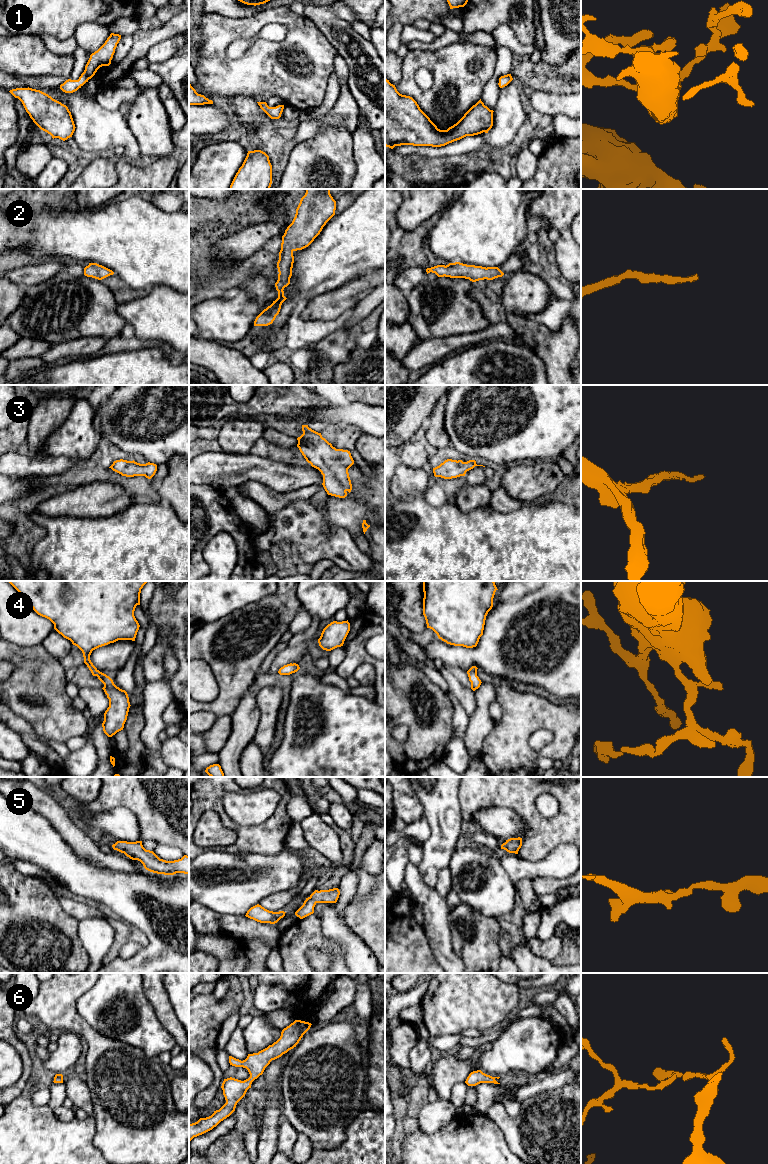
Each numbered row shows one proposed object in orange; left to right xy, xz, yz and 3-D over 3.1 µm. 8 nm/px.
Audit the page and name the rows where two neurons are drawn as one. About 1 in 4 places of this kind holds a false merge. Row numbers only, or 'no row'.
no row

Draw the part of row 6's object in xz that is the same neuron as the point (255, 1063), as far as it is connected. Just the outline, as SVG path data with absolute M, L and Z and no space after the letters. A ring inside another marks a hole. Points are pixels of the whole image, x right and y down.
M295 1020L282 1030L281 1036L276 1042L258 1053L248 1054L243 1061L229 1056L230 1065L246 1068L250 1077L244 1081L232 1077L224 1079L221 1088L226 1103L219 1110L214 1111L211 1116L200 1118L197 1122L189 1124L189 1143L194 1137L212 1130L221 1121L229 1117L235 1111L237 1103L251 1088L252 1082L263 1074L272 1060L296 1047L311 1025L309 1022Z

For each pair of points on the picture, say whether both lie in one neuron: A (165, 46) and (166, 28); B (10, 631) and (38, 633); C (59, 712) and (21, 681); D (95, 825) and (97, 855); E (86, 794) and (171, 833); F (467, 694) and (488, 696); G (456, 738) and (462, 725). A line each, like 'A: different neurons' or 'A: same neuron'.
A: different neurons
B: same neuron
C: same neuron
D: different neurons
E: different neurons
F: different neurons
G: same neuron

